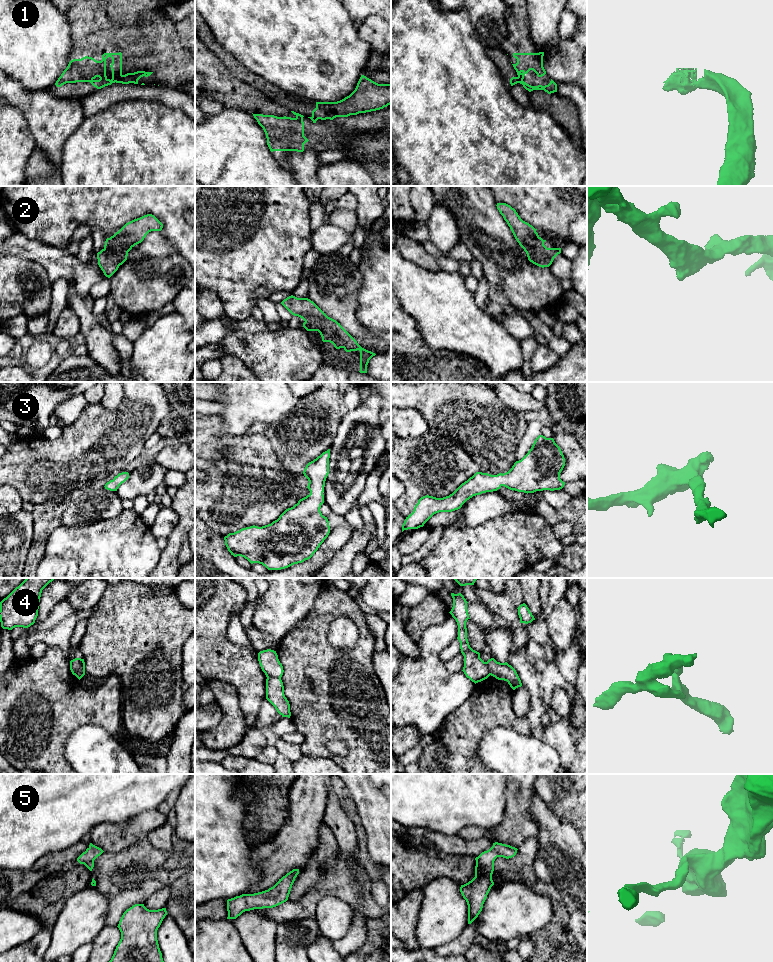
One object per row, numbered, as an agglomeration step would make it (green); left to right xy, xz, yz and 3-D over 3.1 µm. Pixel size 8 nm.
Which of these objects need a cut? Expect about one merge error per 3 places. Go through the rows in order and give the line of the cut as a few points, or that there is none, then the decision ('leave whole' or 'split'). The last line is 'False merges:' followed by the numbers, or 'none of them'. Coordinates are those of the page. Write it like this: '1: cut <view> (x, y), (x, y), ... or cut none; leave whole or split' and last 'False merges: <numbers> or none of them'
1: cut xy (122, 75), (114, 81); split
2: cut none; leave whole
3: cut none; leave whole
4: cut xz (267, 676), (278, 676), (280, 678); split
5: cut none; leave whole
False merges: 1, 4

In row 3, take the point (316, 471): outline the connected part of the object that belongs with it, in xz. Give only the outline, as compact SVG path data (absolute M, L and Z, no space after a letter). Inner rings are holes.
M330 449L306 465L303 474L309 481L307 488L310 494L286 509L277 520L262 527L253 525L242 528L225 536L225 545L231 555L244 557L251 564L262 564L268 570L285 569L310 559L330 533L329 521L320 511L329 474L329 458Z

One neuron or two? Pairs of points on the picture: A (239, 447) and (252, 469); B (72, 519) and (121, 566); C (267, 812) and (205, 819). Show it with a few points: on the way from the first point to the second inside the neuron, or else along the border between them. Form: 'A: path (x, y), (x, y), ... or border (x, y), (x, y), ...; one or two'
A: path (244, 452), (250, 458), (250, 464); one
B: border (102, 519), (83, 525), (61, 525); two
C: border (245, 791), (247, 799), (244, 833), (246, 838); two

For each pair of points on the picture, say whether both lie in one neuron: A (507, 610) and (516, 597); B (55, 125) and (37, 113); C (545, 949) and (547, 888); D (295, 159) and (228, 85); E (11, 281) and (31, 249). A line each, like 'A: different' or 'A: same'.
A: different
B: same
C: same
D: different
E: different

